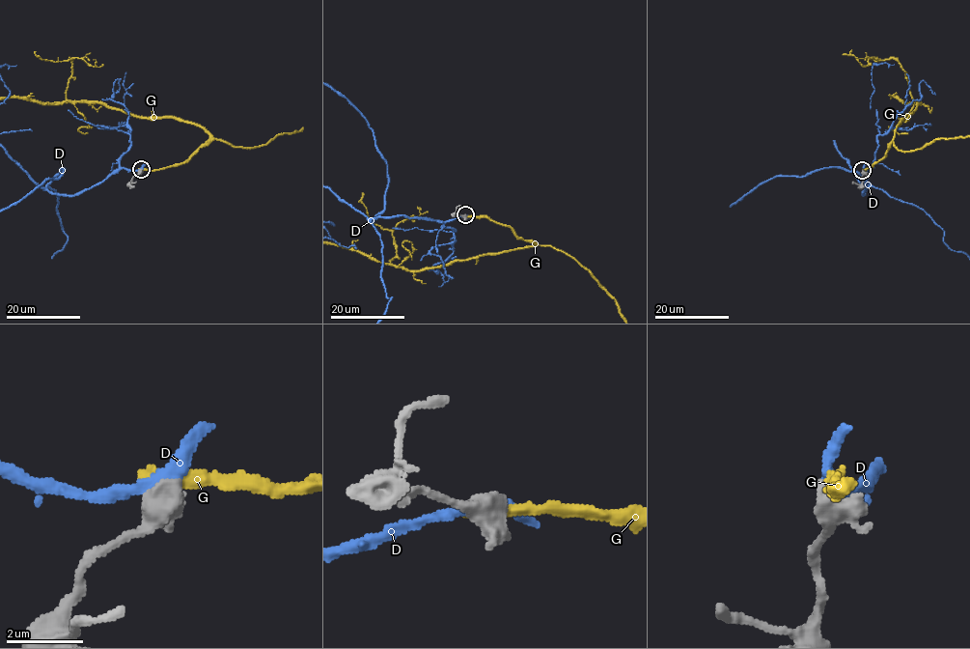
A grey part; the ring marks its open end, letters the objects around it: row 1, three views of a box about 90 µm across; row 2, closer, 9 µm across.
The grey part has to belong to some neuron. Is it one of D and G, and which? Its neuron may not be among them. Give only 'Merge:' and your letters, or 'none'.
Merge: none

